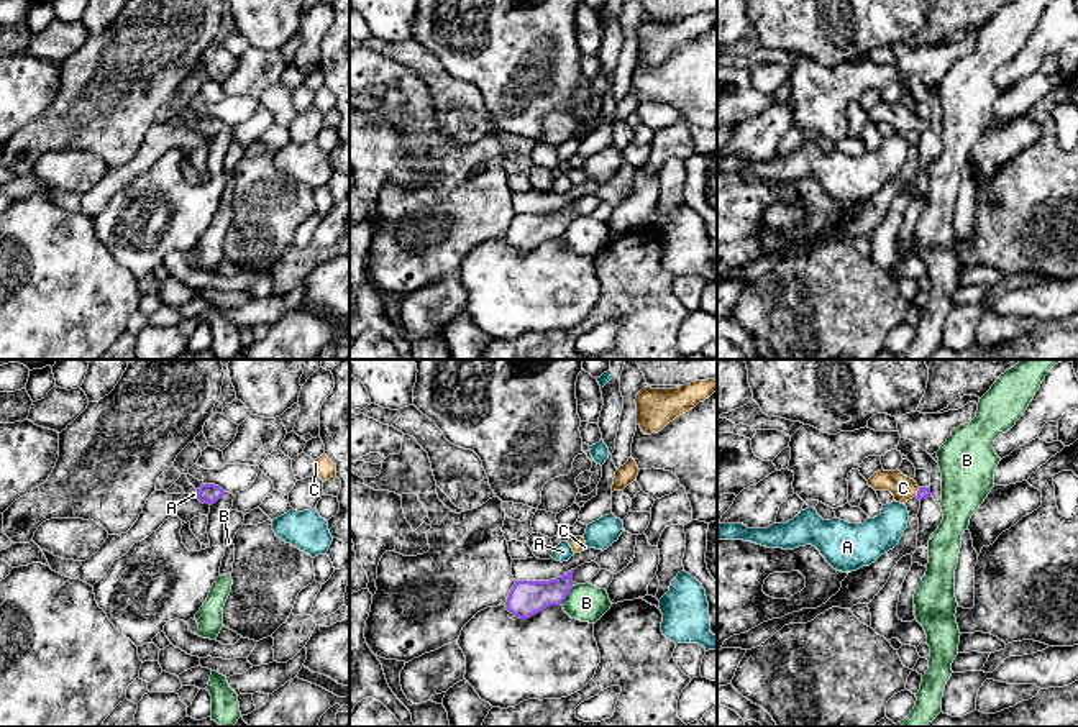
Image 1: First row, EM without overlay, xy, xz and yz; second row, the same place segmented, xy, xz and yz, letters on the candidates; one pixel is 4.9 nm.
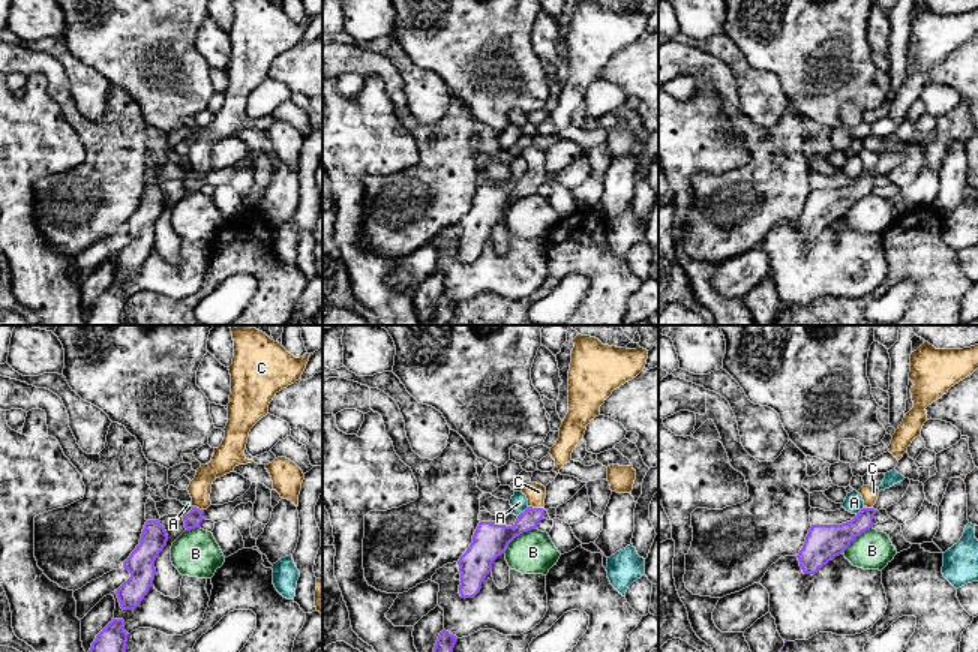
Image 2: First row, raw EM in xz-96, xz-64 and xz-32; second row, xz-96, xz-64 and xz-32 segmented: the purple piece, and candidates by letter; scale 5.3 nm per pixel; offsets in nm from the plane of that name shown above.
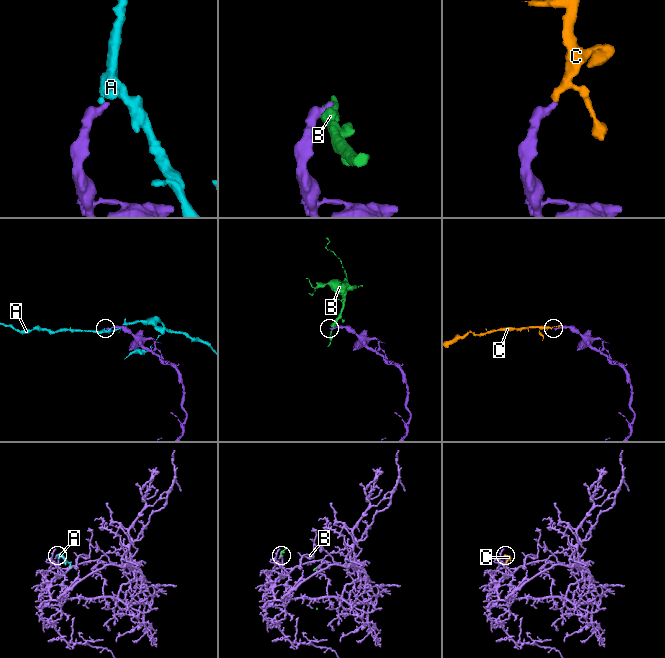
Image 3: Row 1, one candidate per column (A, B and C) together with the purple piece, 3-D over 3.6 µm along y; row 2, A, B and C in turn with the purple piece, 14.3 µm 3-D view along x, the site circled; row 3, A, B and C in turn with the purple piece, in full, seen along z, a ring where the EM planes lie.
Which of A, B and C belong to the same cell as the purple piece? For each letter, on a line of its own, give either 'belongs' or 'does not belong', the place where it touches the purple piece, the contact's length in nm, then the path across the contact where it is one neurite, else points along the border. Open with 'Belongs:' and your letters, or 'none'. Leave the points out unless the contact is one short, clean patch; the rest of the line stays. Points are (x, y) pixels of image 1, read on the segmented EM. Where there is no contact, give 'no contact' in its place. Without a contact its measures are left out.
Belongs: C
A: does not belong; contact xy (197, 494); length 40 nm; border xy (196, 491), (197, 498)
B: does not belong; contact xz (566, 594); length 110 nm; border xz (573, 586), (560, 603)
C: belongs; contact yz (918, 493); length 50 nm; way yz (922, 493), (918, 493), (903, 488)

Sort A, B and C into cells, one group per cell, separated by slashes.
A / B / C

